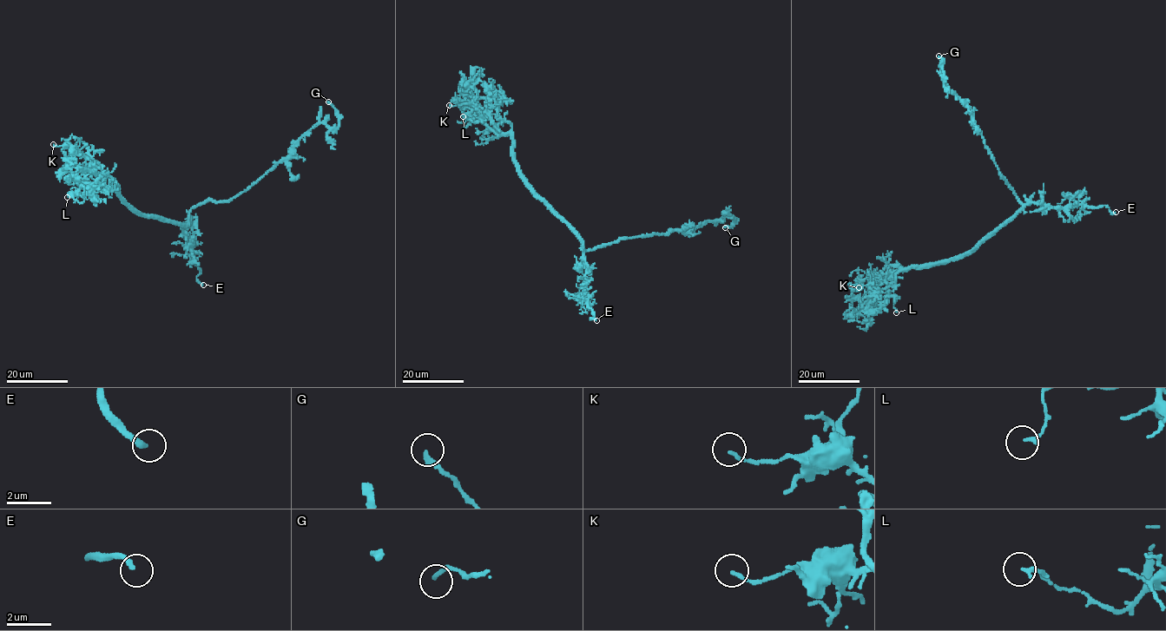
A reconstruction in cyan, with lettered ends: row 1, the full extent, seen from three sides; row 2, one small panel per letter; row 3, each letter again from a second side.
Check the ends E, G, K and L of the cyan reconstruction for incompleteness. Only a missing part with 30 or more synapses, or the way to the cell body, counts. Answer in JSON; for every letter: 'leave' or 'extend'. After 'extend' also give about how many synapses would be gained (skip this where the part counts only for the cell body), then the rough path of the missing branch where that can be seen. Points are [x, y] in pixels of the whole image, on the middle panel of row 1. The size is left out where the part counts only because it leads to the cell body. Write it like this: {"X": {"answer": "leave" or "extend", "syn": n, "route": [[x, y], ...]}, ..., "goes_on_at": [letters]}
{"E": {"answer": "extend", "route": [[596, 320], [598, 335], [594, 338], [596, 349], [650, 345], [661, 358]]}, "G": {"answer": "leave"}, "K": {"answer": "leave"}, "L": {"answer": "leave"}, "goes_on_at": ["E"]}

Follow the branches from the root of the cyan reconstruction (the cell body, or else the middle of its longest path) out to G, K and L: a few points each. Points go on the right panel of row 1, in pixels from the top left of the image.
G: (1012, 216), (1023, 204), (1004, 177), (1002, 176), (972, 122), (970, 111), (943, 79), (943, 58), (938, 55)
K: (1012, 216), (967, 252), (923, 266), (904, 269), (891, 266), (859, 280), (859, 287)
L: (1012, 216), (967, 252), (899, 269), (879, 284), (871, 294), (877, 300), (897, 297), (896, 312)

